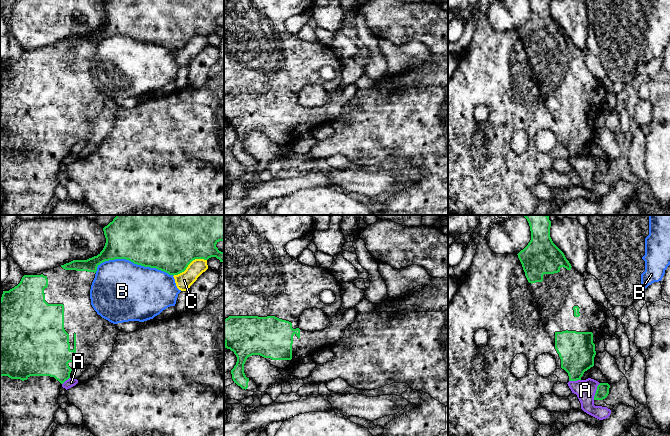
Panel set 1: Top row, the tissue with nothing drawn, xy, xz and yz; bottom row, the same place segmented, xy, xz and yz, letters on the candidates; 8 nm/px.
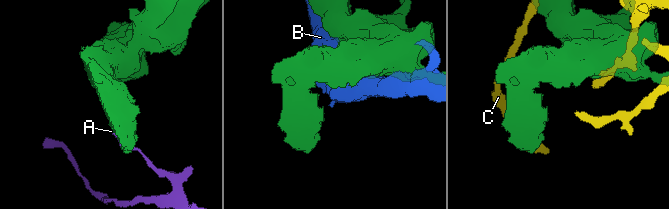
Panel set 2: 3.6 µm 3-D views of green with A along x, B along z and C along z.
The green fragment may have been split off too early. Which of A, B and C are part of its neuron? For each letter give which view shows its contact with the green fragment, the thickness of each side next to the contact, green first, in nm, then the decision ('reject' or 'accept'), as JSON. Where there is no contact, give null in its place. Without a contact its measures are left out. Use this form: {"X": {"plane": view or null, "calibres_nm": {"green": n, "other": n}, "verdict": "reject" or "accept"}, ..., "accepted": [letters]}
{"A": {"plane": "yz", "calibres_nm": {"green": 100, "other": 160}, "verdict": "reject"}, "B": {"plane": "xy", "calibres_nm": {"green": 360, "other": 480}, "verdict": "reject"}, "C": {"plane": "xy", "calibres_nm": {"green": 380, "other": 140}, "verdict": "reject"}, "accepted": []}

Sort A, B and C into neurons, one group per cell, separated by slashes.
A / B / C

